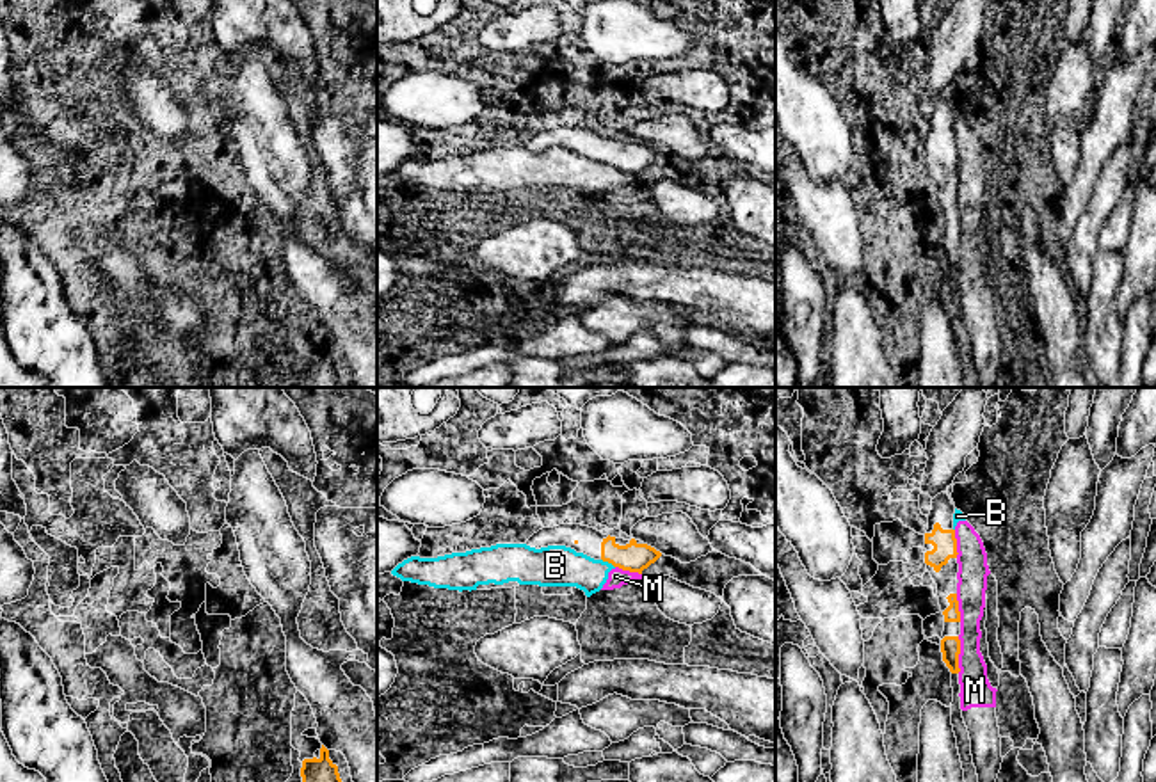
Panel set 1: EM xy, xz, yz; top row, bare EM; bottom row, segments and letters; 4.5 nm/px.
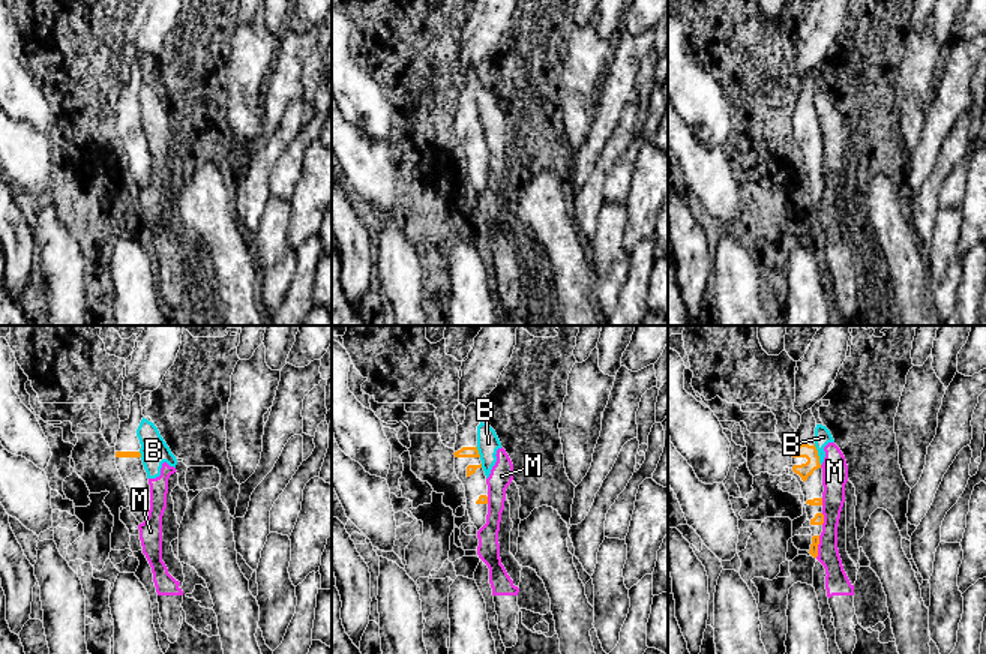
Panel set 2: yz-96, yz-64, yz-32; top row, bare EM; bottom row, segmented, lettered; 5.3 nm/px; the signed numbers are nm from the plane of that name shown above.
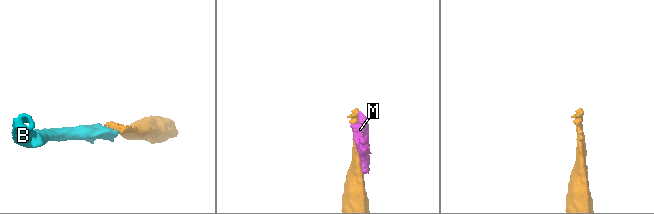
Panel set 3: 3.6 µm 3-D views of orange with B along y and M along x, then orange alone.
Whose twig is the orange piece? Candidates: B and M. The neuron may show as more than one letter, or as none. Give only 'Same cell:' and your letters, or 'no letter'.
Same cell: no letter

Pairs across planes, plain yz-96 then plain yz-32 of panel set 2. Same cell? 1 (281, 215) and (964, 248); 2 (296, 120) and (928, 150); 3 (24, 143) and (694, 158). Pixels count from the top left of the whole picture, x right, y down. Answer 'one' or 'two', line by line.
1: two
2: two
3: one

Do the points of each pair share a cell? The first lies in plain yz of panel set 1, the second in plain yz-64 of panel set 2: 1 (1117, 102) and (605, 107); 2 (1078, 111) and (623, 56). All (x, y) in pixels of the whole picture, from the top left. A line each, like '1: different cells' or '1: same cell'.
1: same cell
2: different cells

